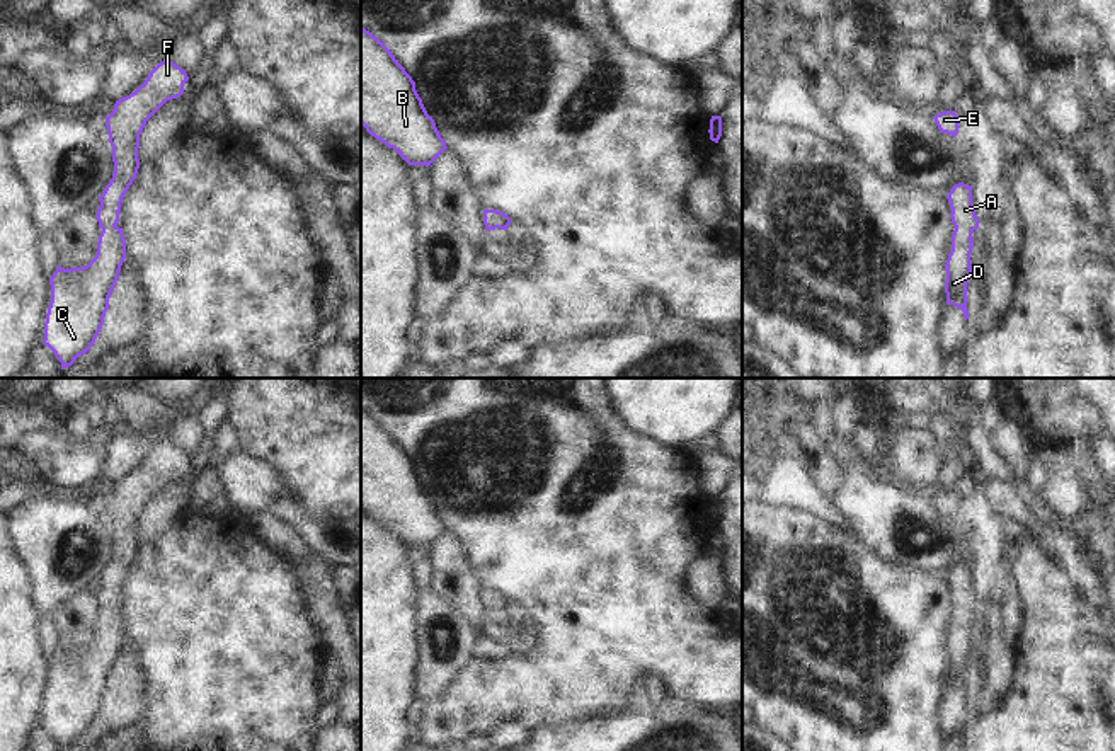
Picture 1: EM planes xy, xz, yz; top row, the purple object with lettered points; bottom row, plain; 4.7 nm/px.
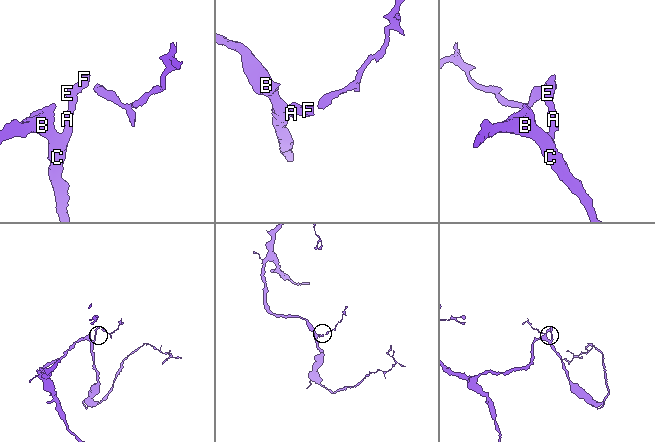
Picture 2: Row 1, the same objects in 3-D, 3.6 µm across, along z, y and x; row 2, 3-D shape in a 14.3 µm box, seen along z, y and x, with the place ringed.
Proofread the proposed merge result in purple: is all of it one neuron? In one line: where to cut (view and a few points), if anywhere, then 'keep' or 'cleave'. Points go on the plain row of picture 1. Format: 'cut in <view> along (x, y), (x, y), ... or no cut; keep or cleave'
no cut; keep

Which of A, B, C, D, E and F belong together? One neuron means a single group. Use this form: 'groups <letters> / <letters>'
groups A B C D E F

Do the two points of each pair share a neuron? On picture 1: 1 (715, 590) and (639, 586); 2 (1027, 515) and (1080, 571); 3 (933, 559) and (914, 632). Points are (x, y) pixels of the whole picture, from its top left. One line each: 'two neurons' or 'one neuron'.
1: two neurons
2: one neuron
3: two neurons

